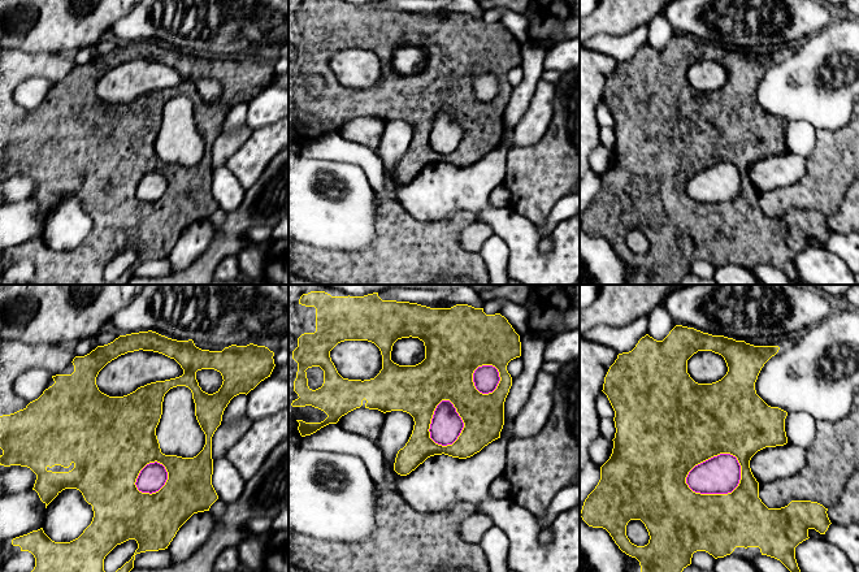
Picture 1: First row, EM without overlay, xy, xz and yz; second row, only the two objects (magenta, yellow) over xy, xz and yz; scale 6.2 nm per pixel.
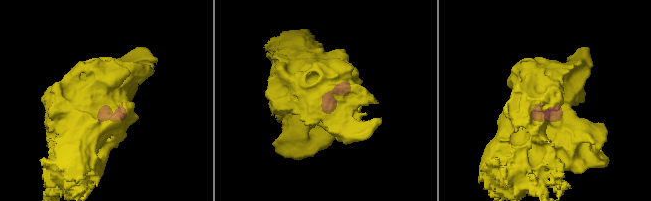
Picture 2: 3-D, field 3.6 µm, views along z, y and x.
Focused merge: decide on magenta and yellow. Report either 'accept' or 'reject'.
reject

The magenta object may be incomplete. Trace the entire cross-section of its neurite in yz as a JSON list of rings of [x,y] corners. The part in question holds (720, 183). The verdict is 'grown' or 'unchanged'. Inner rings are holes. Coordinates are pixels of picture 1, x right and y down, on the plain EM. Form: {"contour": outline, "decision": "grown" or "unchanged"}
{"contour": [[[720,162],[695,174],[686,186],[689,196],[700,203],[728,203],[739,192],[741,174],[736,165]]], "decision": "unchanged"}

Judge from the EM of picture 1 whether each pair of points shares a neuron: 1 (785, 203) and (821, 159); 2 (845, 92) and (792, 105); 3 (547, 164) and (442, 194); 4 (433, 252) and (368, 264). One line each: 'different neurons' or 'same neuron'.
1: same neuron
2: same neuron
3: different neurons
4: same neuron

